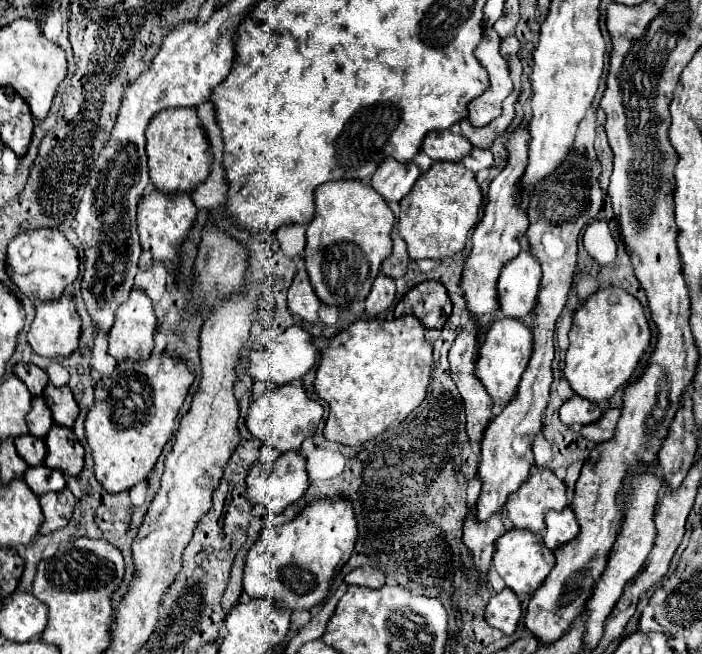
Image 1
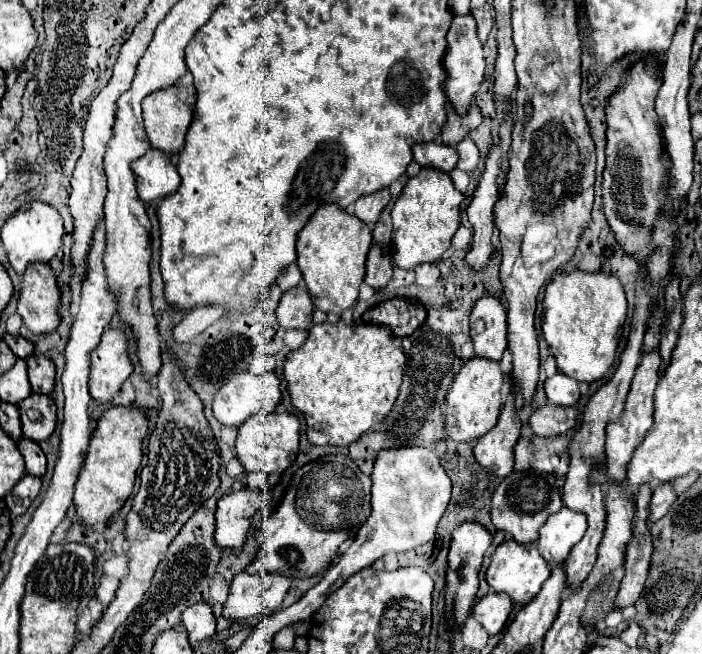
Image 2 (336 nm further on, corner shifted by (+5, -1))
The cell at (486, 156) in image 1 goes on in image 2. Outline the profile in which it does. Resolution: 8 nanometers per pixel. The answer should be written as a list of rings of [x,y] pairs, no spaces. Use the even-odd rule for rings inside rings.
[[[463,138],[459,144],[457,144],[457,152],[459,152],[459,162],[457,162],[457,168],[465,170],[465,172],[473,172],[479,164],[479,150],[477,146],[473,144],[471,138]]]

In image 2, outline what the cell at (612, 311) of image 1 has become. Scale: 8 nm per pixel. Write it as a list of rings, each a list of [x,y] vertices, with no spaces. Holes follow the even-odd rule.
[[[573,270],[569,274],[559,274],[549,282],[543,298],[541,332],[559,368],[555,376],[545,380],[545,394],[551,404],[573,406],[579,400],[577,382],[599,380],[611,370],[619,344],[617,332],[623,326],[625,316],[627,316],[625,292],[621,282],[611,274],[603,272],[589,274]]]

